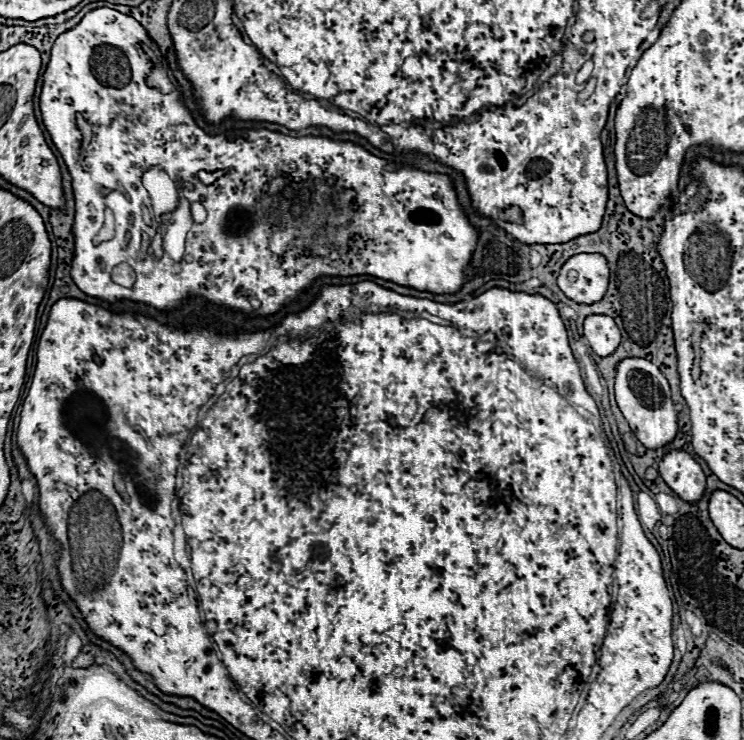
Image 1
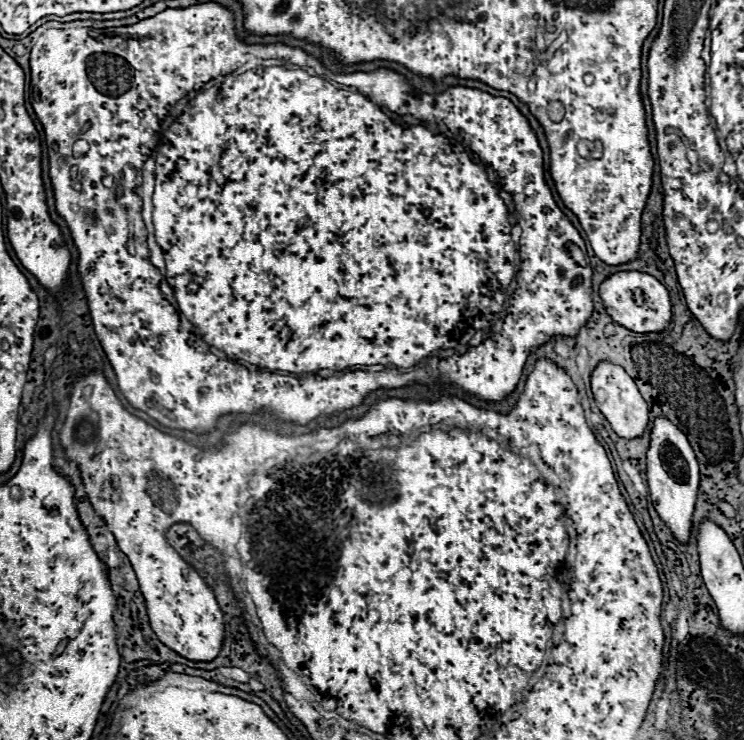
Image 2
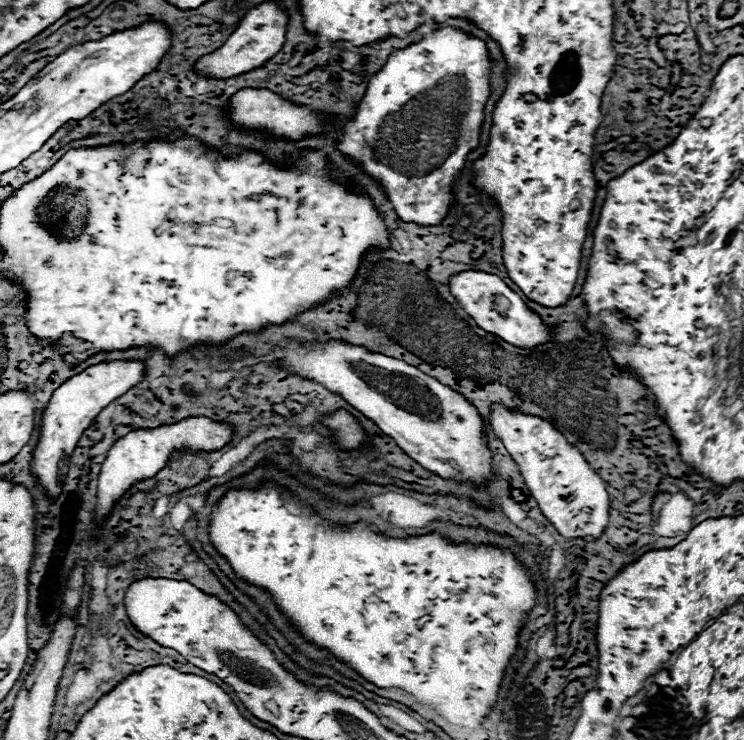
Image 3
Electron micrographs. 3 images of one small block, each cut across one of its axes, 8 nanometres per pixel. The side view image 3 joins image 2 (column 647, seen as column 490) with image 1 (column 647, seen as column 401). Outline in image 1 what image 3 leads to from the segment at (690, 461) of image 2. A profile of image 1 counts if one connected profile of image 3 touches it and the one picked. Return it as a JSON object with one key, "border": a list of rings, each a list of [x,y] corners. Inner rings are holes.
{"border":[[[622,358],[616,368],[616,384],[614,384],[616,402],[626,416],[632,432],[646,448],[660,448],[668,444],[676,436],[676,410],[670,396],[670,386],[664,374],[644,358]]]}

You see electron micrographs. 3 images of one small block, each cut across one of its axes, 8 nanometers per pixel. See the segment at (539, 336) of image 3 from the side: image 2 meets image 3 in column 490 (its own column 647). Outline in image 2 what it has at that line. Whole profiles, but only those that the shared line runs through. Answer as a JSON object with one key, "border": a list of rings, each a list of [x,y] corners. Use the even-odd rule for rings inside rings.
{"border":[[[618,272],[608,276],[600,286],[600,298],[614,322],[638,334],[664,332],[672,318],[668,290],[654,276],[644,272]]]}

